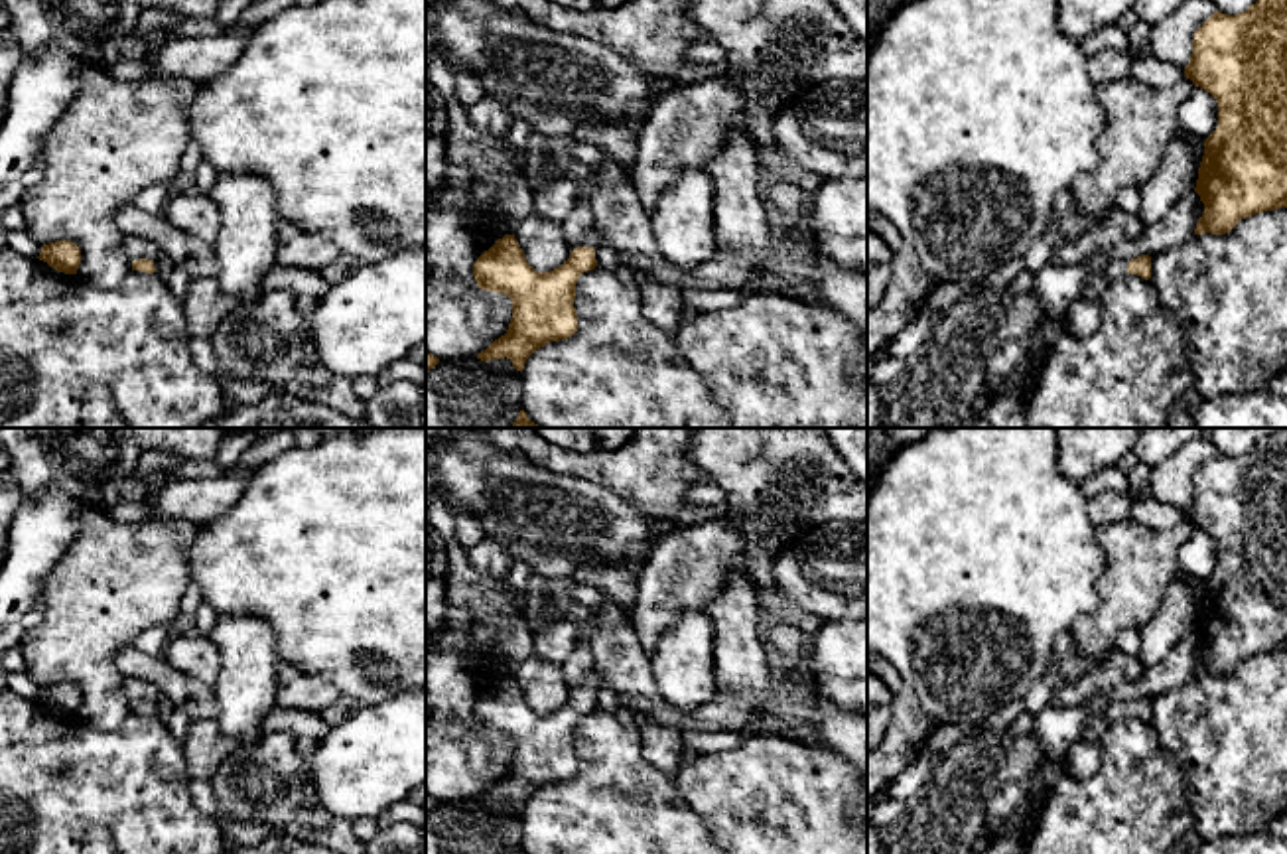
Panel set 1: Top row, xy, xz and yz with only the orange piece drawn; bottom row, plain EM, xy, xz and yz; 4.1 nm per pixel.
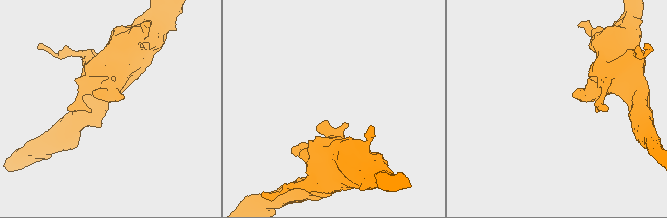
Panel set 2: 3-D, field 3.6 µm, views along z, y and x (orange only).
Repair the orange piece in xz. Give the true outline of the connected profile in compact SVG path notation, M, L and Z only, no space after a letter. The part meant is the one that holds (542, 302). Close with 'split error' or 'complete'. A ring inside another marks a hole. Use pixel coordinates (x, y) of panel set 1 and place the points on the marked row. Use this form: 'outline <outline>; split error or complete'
outline M595 225L587 243L572 250L570 258L550 270L536 272L524 258L514 235L505 235L473 264L481 290L507 294L512 318L505 335L477 355L481 361L510 359L522 373L526 359L550 341L568 339L577 331L574 308L577 278L597 266L595 249L601 235Z; split error

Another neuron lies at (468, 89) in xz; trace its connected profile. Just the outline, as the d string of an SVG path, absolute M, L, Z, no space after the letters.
M457 73L453 101L469 108L485 97L483 85L471 73Z

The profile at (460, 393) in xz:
M443 359L426 371L426 428L510 428L522 410L512 361Z

